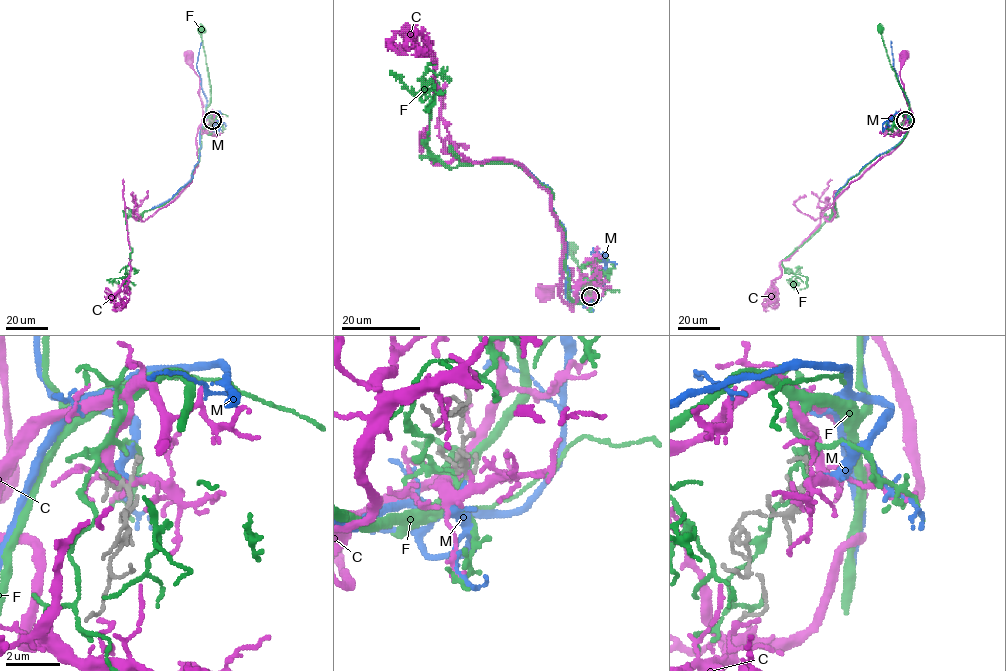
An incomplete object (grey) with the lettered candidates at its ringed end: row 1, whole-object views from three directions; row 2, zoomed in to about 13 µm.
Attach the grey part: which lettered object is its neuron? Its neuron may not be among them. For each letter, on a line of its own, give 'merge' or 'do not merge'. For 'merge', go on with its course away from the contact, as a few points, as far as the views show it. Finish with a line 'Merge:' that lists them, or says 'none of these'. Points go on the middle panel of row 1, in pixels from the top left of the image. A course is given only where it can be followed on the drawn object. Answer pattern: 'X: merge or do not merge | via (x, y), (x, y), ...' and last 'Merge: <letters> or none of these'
C: do not merge
F: do not merge
M: merge | via (590, 296), (588, 307), (567, 298), (566, 232), (552, 209), (552, 190), (513, 163), (474, 163)
Merge: M

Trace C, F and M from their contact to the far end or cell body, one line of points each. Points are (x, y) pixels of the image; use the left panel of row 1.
C: (212, 120), (208, 114), (202, 121), (199, 76), (187, 55)
F: (211, 119), (212, 114), (206, 112), (210, 86), (200, 29)
M: (212, 119), (208, 114), (200, 133), (199, 160), (192, 178), (167, 201), (151, 209)

